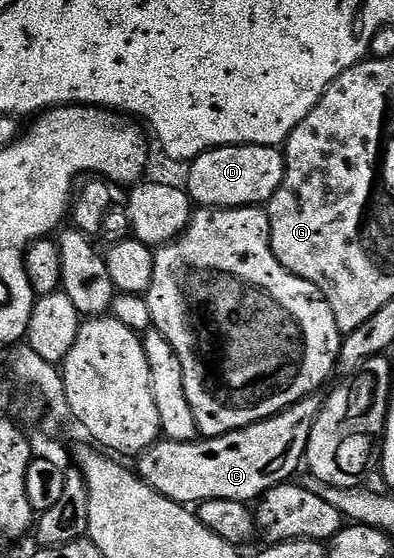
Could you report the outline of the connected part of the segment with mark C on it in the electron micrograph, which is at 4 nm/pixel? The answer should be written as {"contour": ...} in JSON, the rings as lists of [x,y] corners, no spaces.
{"contour":[[[315,392],[265,421],[256,421],[221,437],[195,441],[161,439],[139,454],[138,475],[150,488],[180,505],[196,507],[210,499],[255,502],[274,487],[295,478],[292,476],[305,460],[310,431],[322,406],[324,397]]]}

